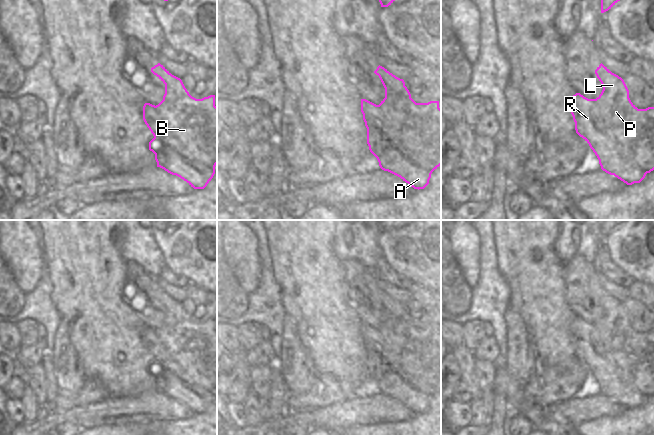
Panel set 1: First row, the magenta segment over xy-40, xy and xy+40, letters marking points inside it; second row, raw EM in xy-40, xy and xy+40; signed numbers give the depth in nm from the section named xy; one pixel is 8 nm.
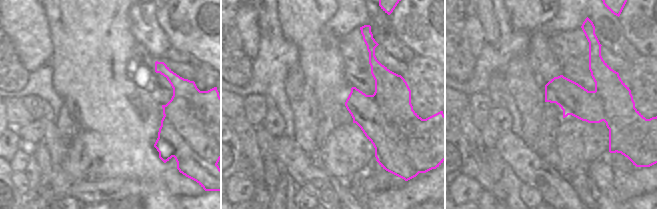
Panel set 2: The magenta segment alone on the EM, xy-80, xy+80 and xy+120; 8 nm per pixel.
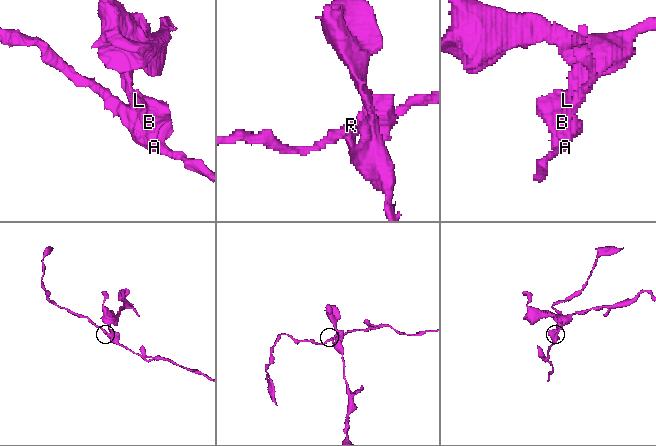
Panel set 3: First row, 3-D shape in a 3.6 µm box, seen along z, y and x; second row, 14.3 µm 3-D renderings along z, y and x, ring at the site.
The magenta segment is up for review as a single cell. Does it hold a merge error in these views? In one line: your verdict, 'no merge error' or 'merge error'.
merge error

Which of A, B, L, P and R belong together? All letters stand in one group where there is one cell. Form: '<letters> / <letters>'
A R / B L P

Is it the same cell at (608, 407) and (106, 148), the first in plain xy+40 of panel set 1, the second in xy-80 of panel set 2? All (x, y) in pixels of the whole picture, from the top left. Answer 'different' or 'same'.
different

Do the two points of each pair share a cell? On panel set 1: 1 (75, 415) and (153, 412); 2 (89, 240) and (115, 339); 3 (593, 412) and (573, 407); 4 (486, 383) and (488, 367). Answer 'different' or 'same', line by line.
1: same
2: same
3: same
4: same

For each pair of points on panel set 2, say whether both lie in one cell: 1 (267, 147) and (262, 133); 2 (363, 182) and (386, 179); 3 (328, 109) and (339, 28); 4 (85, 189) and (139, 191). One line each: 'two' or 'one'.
1: one
2: one
3: two
4: one

